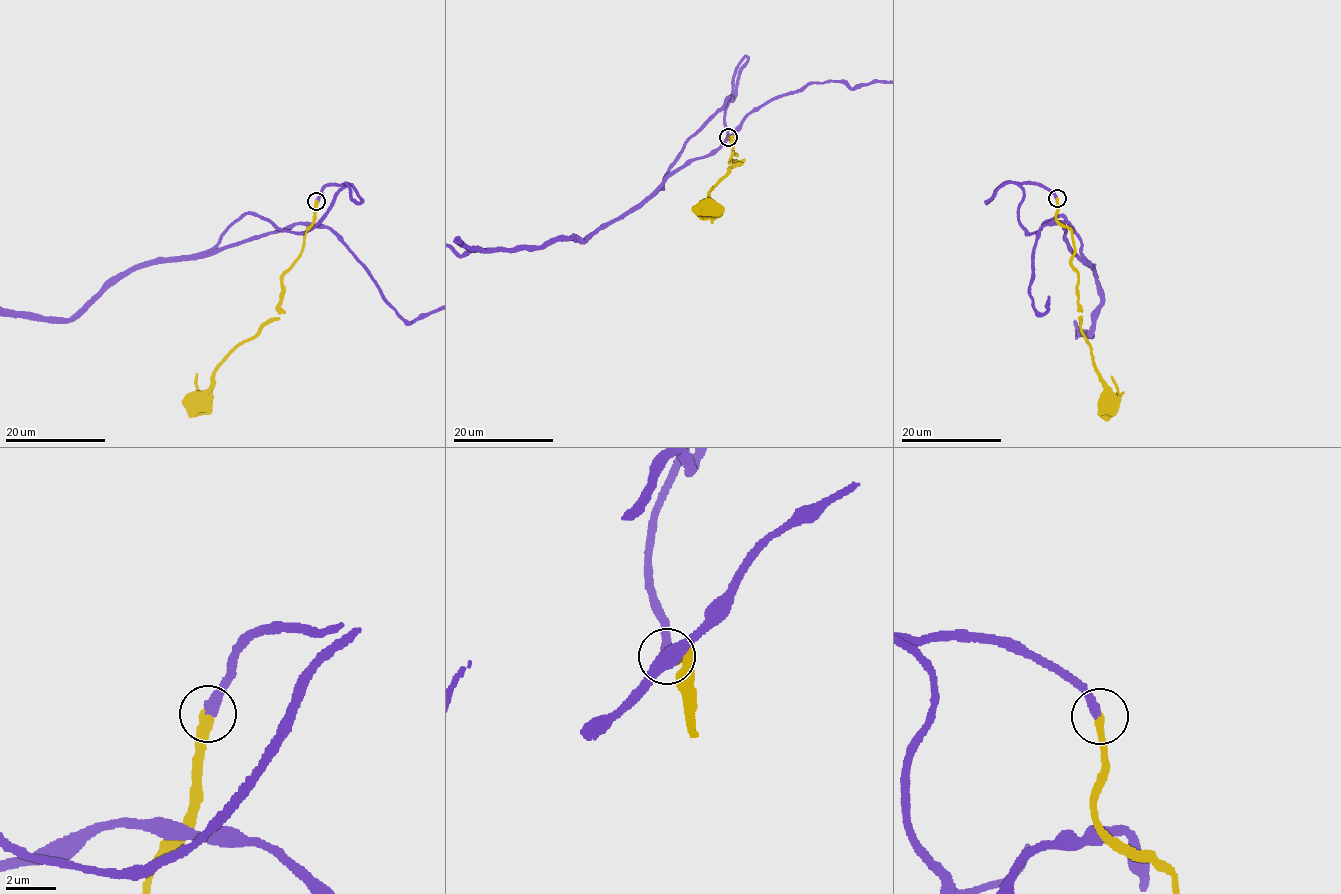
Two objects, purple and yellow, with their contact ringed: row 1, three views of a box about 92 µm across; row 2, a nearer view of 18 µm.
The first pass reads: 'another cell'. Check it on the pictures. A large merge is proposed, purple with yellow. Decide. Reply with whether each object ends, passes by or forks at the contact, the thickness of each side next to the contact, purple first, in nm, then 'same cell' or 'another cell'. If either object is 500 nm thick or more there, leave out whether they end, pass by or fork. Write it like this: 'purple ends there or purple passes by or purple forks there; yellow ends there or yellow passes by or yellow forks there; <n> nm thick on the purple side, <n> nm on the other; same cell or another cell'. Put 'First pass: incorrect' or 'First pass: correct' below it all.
purple ends there; yellow ends there; 320 nm thick on the purple side, 320 nm on the other; same cell
First pass: incorrect

